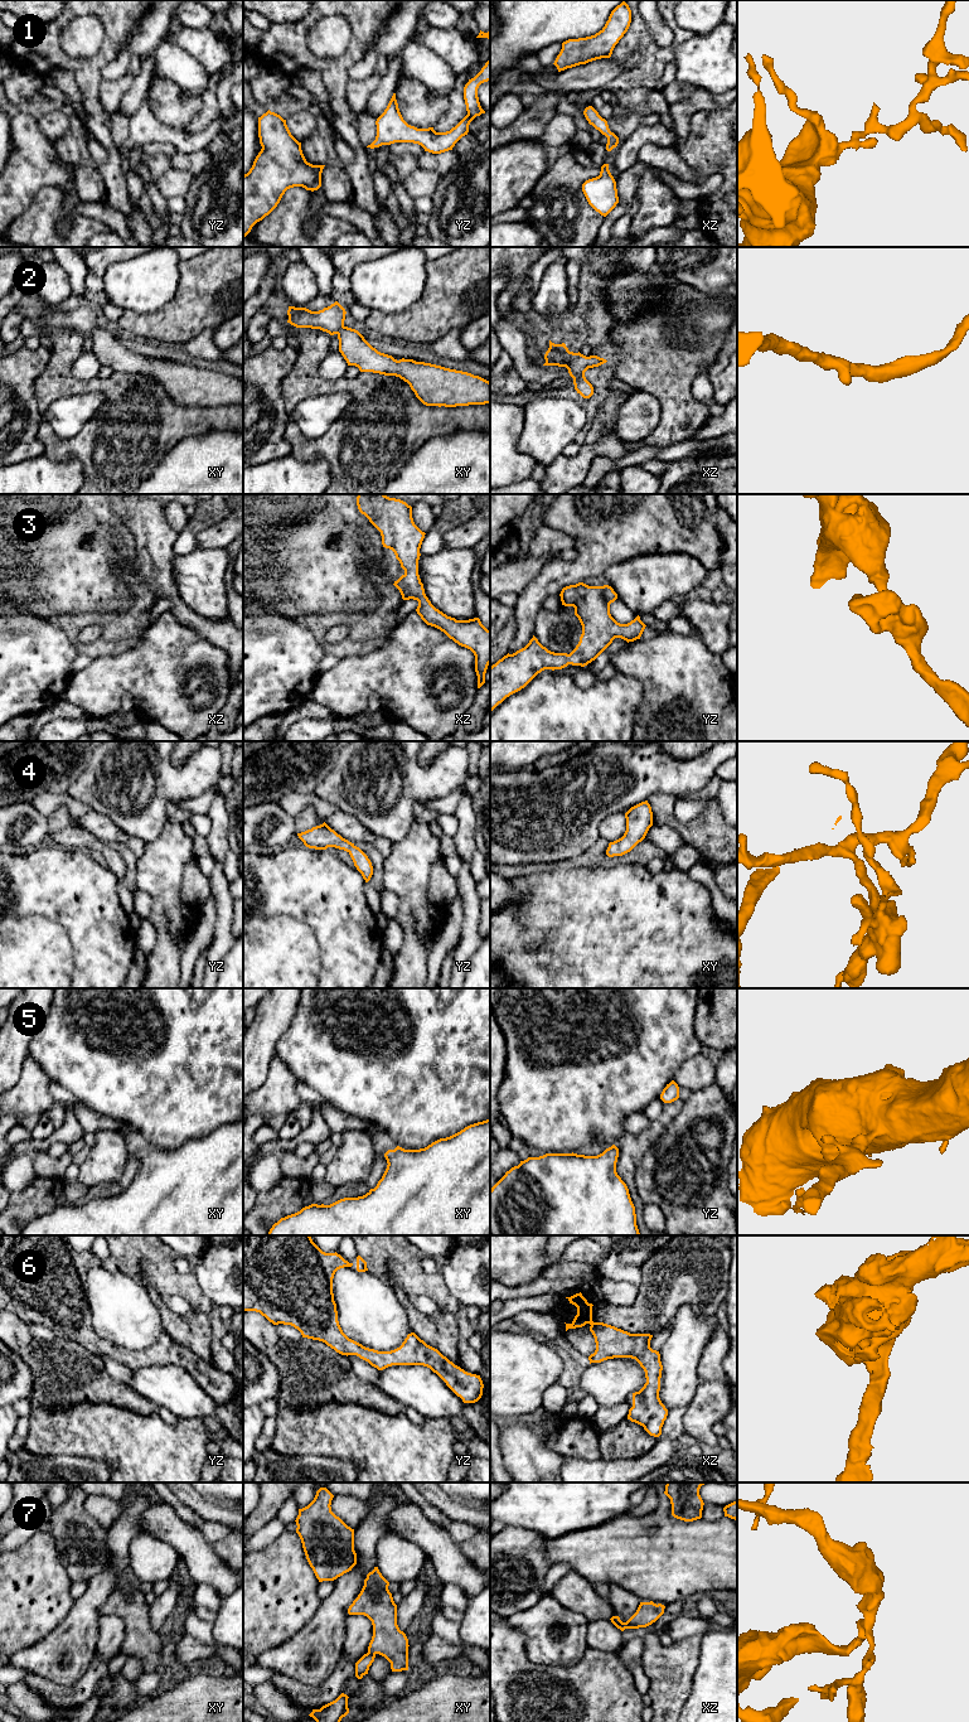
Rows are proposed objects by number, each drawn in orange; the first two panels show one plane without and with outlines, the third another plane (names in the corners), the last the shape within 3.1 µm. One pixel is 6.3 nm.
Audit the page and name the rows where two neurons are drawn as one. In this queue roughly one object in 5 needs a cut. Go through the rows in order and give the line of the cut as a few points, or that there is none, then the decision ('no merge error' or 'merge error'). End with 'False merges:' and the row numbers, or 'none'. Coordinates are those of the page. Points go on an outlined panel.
1: cut none; no merge error
2: cut none; no merge error
3: cut none; no merge error
4: cut none; no merge error
5: cut none; no merge error
6: cut none; no merge error
7: cut xy (368, 1652), (374, 1654); merge error
False merges: 7

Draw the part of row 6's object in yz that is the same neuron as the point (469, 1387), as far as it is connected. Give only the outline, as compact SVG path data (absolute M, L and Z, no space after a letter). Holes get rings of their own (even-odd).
M243 1235L243 1311L260 1312L273 1325L291 1325L302 1338L323 1341L341 1355L357 1355L378 1370L392 1365L427 1367L464 1403L478 1402L484 1388L480 1375L455 1365L415 1332L408 1334L402 1345L391 1351L365 1348L343 1332L334 1301L333 1278L338 1269L352 1266L336 1252L323 1252L310 1235Z

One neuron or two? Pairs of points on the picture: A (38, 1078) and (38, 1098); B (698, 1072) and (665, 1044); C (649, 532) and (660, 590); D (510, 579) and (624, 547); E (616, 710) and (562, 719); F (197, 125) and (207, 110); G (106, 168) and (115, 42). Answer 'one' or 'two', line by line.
A: one
B: two
C: two
D: two
E: one
F: one
G: one

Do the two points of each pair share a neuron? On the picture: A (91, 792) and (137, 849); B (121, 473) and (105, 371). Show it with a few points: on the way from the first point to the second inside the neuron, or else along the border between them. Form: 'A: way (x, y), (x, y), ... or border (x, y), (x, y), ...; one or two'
A: border (102, 814), (144, 843); two
B: border (114, 372), (107, 377), (98, 377); two

